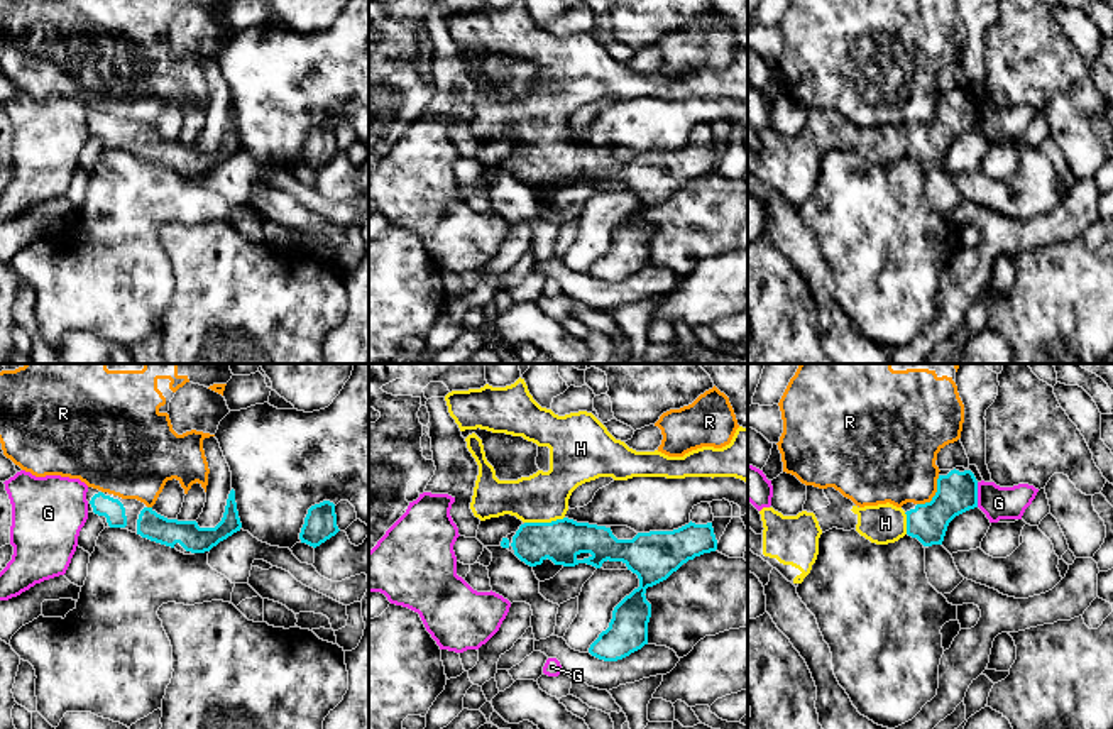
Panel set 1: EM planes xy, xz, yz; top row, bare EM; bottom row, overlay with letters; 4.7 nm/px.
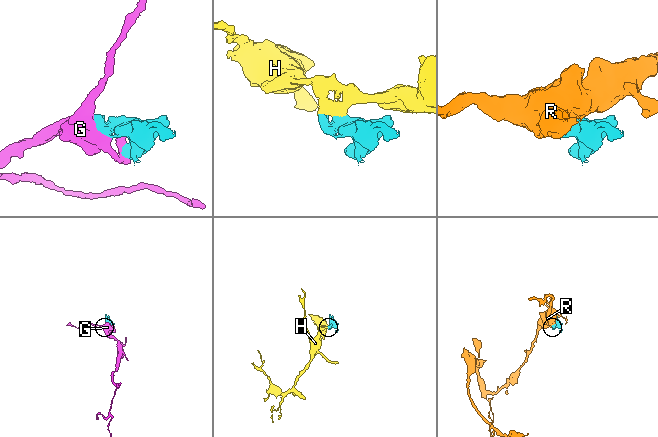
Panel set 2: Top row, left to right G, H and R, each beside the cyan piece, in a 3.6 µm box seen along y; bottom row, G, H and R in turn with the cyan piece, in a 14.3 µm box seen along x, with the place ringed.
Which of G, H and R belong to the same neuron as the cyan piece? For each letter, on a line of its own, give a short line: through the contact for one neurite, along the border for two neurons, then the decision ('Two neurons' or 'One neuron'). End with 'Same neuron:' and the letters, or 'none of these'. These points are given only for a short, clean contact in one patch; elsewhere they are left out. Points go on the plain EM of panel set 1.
G: Two neurons
H: One neuron
R: Line: yz (939, 97), (936, 115), (929, 122), (917, 126). Two neurons
Same neuron: H

